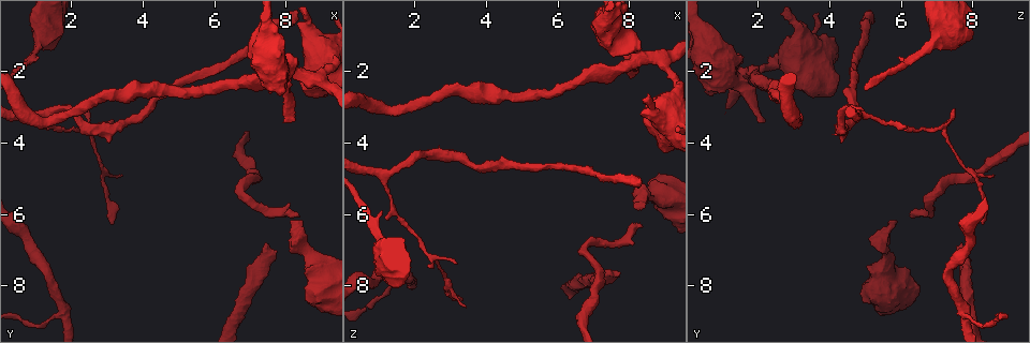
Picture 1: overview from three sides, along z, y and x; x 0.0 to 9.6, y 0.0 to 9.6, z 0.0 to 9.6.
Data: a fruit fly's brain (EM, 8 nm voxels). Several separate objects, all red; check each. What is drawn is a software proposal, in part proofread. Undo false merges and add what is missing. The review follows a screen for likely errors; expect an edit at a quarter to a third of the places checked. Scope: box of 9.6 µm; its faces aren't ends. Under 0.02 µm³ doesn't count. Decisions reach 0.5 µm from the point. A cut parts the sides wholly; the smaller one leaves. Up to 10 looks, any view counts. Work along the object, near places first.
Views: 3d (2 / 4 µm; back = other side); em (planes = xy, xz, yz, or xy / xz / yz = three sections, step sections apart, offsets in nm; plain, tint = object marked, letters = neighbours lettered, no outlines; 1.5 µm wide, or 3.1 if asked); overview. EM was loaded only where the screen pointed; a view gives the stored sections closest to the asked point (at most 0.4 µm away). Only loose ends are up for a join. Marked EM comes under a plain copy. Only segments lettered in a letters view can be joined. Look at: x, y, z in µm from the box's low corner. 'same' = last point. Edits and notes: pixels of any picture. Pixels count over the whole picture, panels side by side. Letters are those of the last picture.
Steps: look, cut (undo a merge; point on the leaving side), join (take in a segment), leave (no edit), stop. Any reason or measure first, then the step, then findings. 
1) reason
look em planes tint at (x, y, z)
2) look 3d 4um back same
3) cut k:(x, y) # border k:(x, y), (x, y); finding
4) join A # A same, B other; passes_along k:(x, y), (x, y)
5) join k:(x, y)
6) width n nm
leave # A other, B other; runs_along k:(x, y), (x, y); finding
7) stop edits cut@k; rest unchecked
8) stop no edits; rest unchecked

thin end
look em yz step 8 tint at (3.25, 6.25, 8.20)

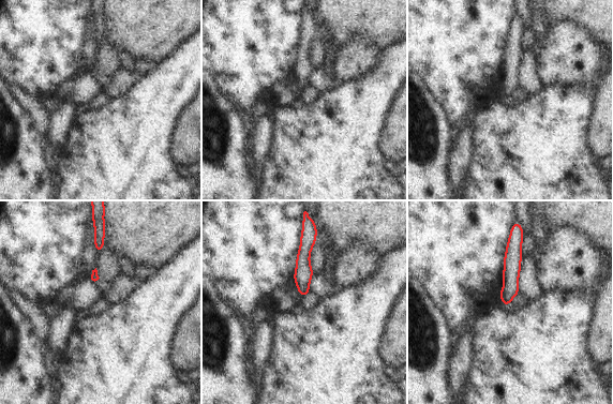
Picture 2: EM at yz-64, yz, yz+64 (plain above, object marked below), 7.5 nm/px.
look em planes letters same

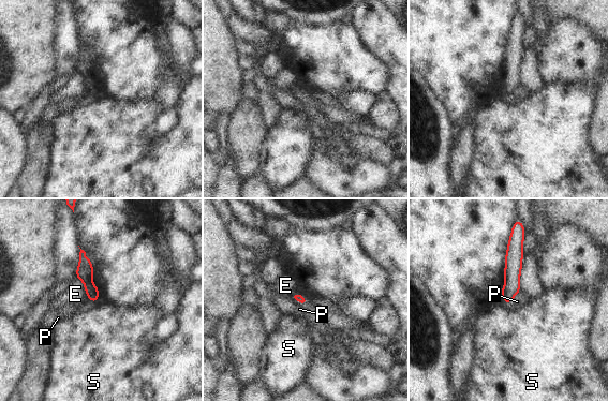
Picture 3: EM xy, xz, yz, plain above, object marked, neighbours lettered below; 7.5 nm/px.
leave # E other, P other, S other; none of them fits

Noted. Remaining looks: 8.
free end
look 3d 4um at (7.45, 6.90, 7.65)

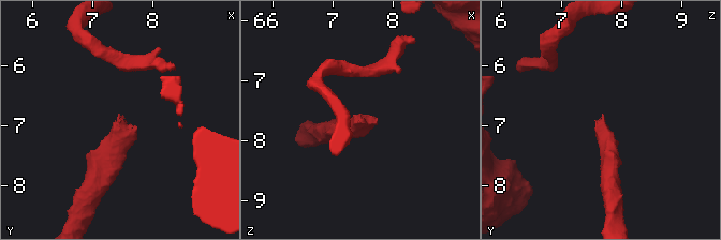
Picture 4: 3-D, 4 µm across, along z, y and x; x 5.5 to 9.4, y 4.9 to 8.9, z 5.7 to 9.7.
now the EM
look em planes tint at (7.50, 6.85, 7.70)

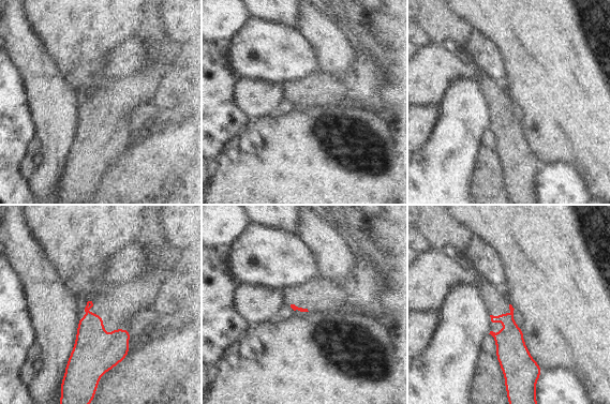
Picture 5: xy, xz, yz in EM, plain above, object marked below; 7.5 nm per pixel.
see the neighbours
look em planes letters same

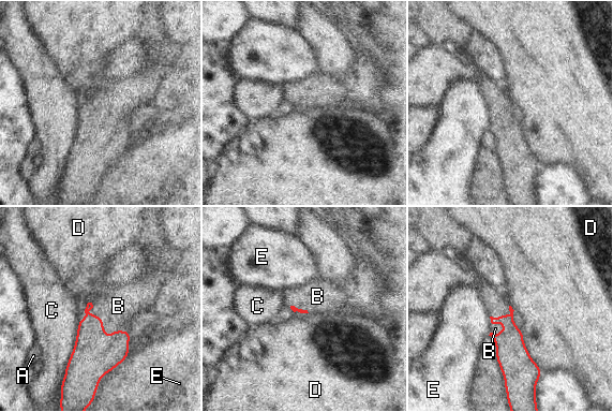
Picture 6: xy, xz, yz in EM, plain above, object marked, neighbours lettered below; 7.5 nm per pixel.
join B # A other, B same, C other, D other, E other; passes_along 6:(93, 355), (104, 330), (118, 306); the cell continues

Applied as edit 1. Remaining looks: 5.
look em yz step 8 letters at (8.15, 6.15, 5.90)

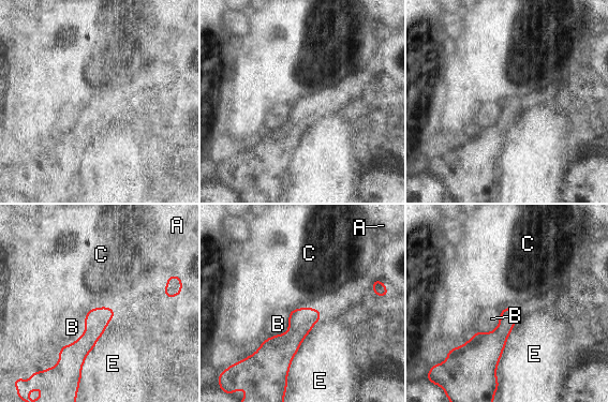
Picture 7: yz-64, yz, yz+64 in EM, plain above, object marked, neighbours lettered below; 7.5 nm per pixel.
leave # A other, B other, C other, E other; border 7:(115, 310), (97, 307), (85, 311); none of them fits

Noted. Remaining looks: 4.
arms part here
look em yz step 4 letters at (1.70, 8.75, 7.75)

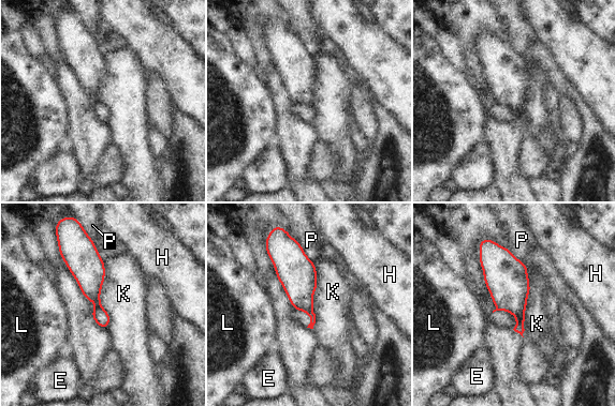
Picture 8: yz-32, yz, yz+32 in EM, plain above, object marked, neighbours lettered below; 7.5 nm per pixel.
cut 8:(311, 315) # E other, H other, K other, L other, P other; two cells meet here

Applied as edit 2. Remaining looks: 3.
stop edits join@6, cut@8; rest unchecked

